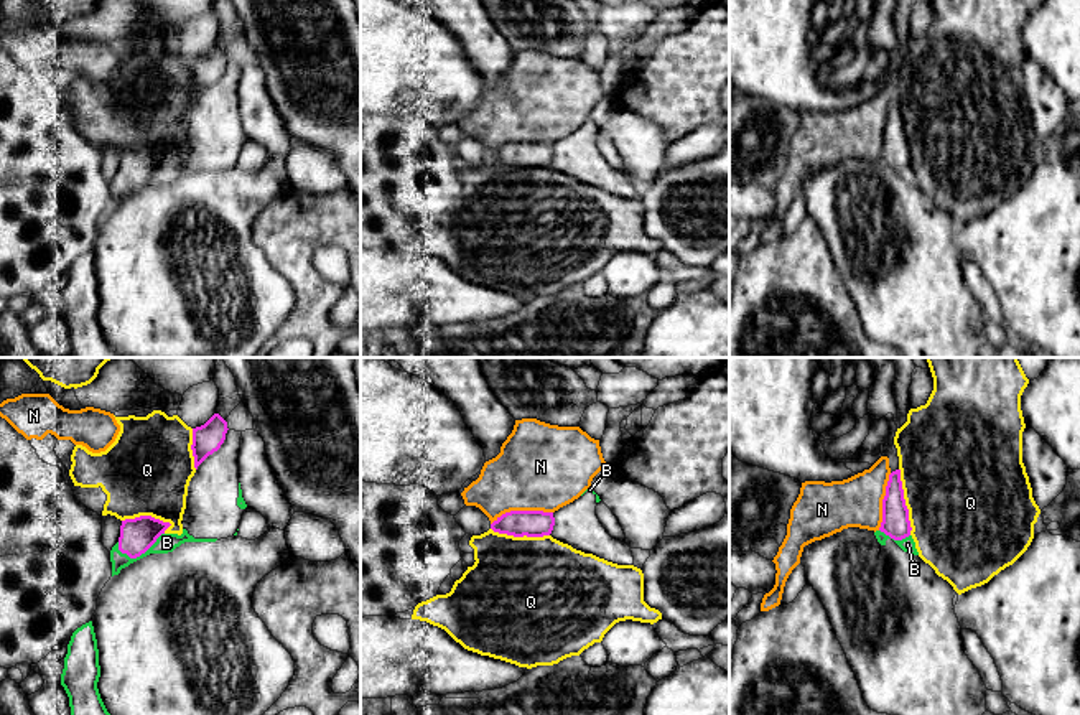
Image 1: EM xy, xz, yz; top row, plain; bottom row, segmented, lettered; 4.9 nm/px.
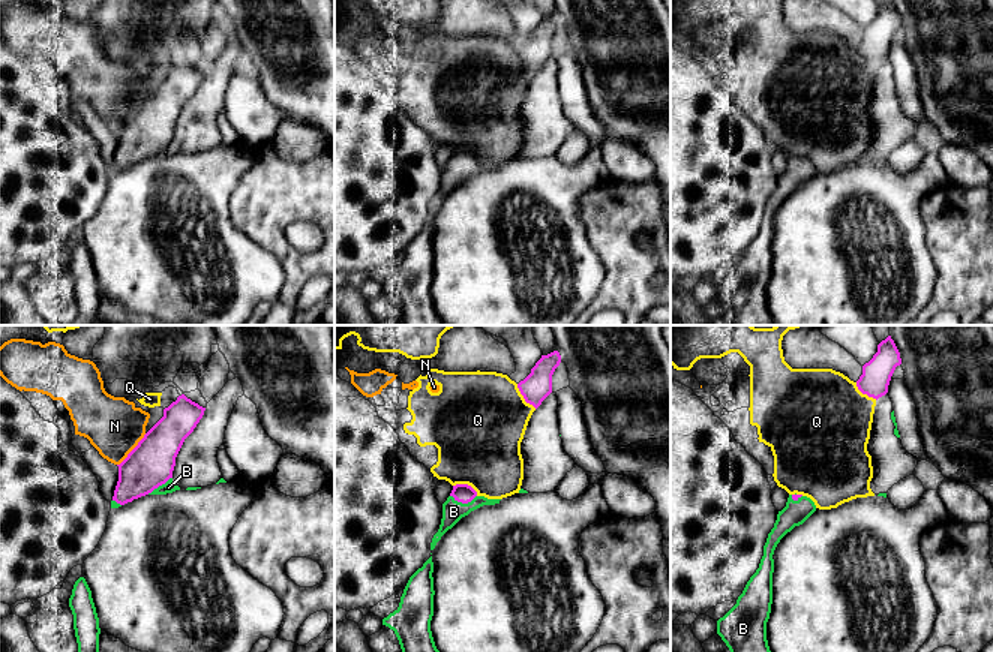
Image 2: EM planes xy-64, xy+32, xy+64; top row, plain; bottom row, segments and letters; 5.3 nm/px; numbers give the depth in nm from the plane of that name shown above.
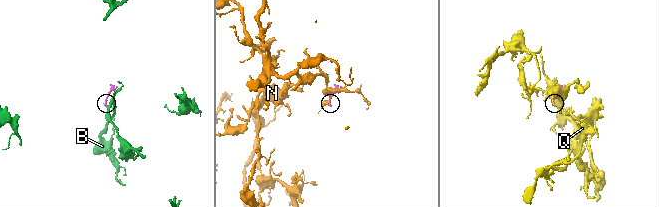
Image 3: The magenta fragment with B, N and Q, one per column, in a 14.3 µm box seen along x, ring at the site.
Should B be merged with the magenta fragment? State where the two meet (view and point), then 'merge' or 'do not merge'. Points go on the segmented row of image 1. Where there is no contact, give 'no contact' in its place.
contact xy (140, 554); merge

